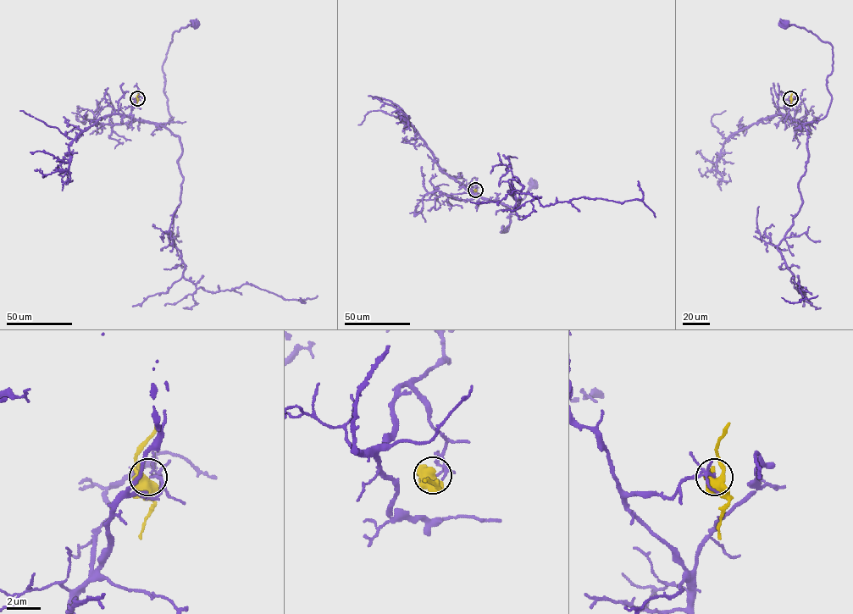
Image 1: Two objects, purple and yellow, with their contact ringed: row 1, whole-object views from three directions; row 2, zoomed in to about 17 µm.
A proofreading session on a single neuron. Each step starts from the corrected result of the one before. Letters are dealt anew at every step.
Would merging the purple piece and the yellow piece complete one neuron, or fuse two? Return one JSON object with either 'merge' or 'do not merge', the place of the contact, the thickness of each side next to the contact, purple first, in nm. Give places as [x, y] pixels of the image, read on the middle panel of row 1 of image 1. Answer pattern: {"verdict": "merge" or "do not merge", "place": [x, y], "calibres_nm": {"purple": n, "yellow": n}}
{"verdict": "do not merge", "place": [475, 190], "calibres_nm": {"purple": 90, "yellow": 600}}

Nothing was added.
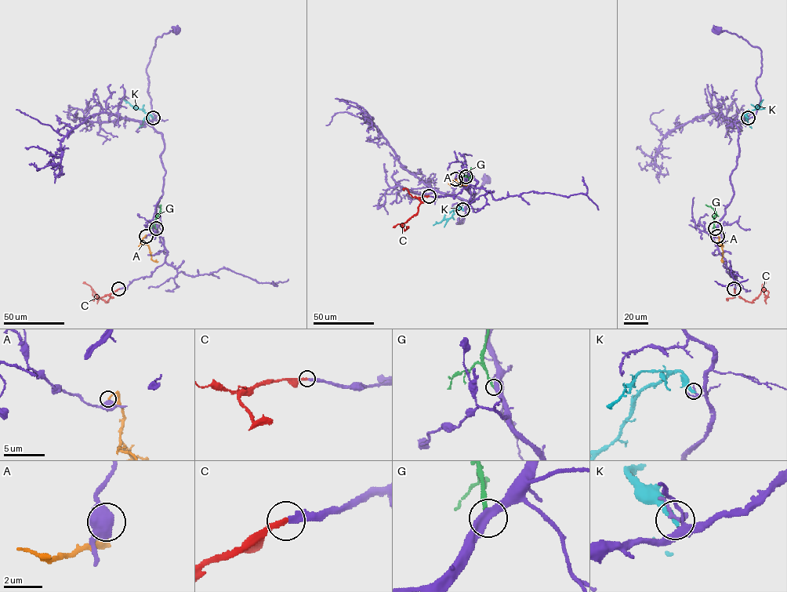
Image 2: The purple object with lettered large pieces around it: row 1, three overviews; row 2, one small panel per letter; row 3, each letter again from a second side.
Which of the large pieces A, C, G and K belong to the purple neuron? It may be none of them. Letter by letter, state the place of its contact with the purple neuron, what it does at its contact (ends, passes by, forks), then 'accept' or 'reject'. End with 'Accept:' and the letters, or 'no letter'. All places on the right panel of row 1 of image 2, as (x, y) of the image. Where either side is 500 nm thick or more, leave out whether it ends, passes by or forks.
A: (717, 236) | reject
C: (734, 288) | it ends | accept
G: (715, 228) | it ends | reject
K: (748, 118) | it ends | reject
Accept: C

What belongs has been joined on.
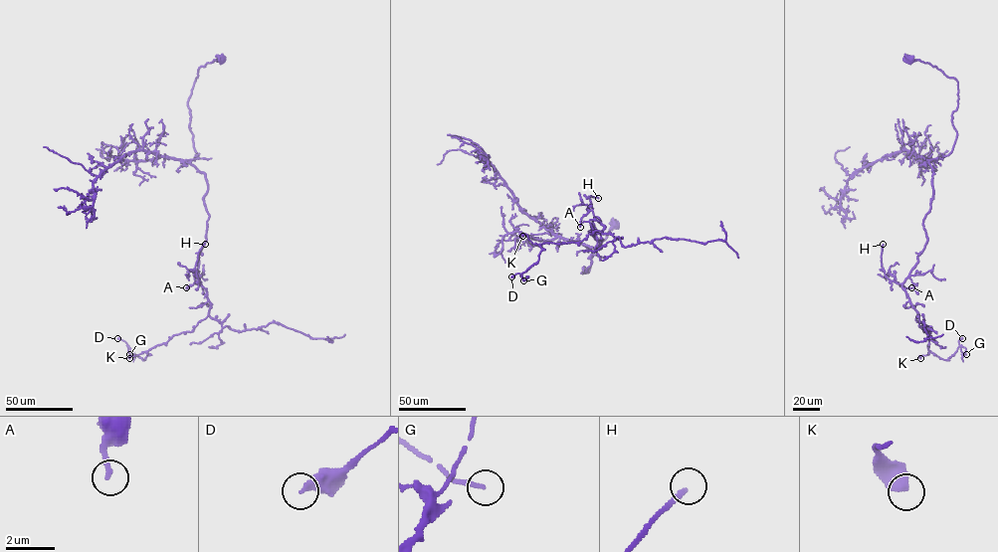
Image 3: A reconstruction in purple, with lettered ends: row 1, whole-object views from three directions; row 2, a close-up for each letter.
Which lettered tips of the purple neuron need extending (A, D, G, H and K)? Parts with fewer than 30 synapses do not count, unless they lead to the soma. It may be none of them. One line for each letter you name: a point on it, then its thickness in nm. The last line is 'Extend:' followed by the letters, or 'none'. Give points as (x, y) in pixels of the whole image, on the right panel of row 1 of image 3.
A: Place: (911, 287). Thickness 200 nm
H: Place: (883, 244). Thickness 200 nm
Extend: A, H

